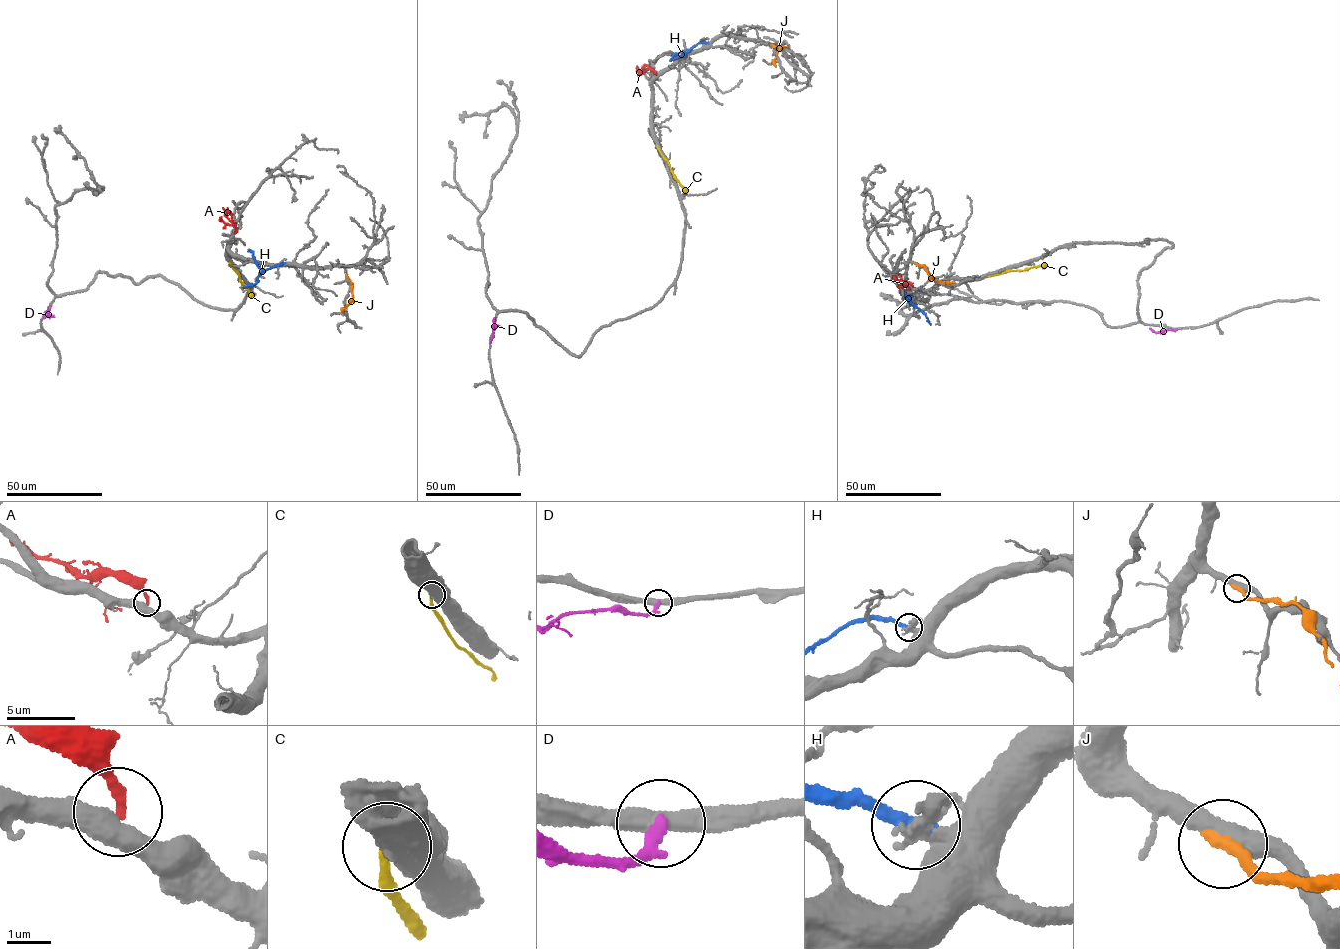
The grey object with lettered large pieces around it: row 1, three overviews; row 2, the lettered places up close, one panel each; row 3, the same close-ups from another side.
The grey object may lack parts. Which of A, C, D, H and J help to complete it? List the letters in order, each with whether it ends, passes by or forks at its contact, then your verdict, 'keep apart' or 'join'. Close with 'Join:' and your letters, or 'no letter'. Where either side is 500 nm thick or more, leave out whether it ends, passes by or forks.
A: it ends there; keep apart
C: keep apart
D: it ends there; keep apart
H: it ends there; keep apart
J: it ends there; keep apart
Join: no letter

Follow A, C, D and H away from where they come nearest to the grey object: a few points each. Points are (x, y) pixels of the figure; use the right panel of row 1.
A: (912, 287), (901, 281), (900, 275)
C: (988, 275), (1046, 265)
D: (1177, 328), (1158, 332), (1150, 328)
H: (905, 292), (905, 298), (913, 306), (907, 297), (913, 297)

